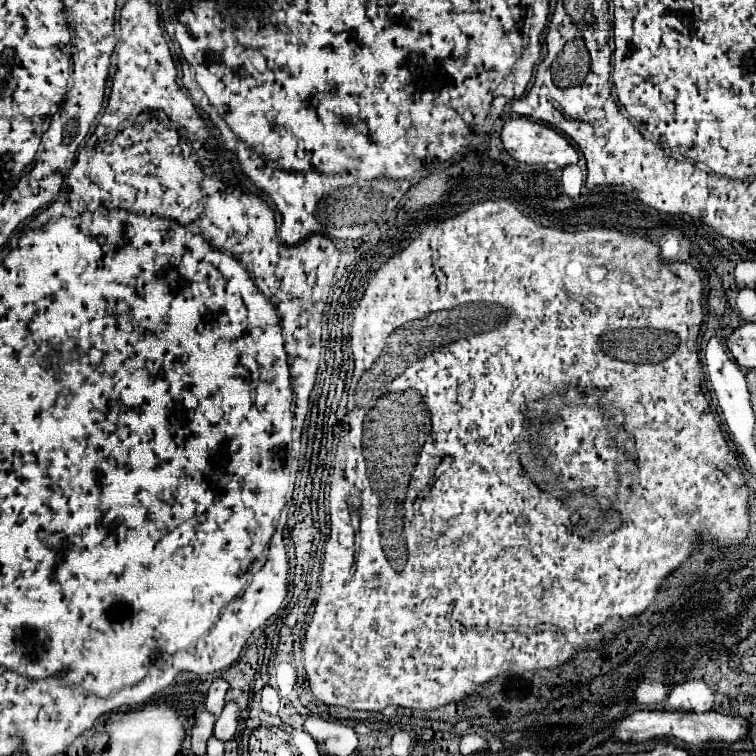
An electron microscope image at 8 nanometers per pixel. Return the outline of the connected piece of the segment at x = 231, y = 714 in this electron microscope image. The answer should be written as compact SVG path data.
M234 701L226 703L222 715L216 719L216 725L214 725L214 737L220 739L220 741L228 741L232 739L232 735L236 733L236 727L238 727L238 721L240 721L240 709Z

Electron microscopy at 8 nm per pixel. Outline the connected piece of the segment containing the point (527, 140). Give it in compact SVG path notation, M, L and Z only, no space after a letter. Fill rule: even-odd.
M520 117L506 121L500 137L506 151L522 163L556 163L558 167L566 167L578 161L576 149L564 135L532 119Z

